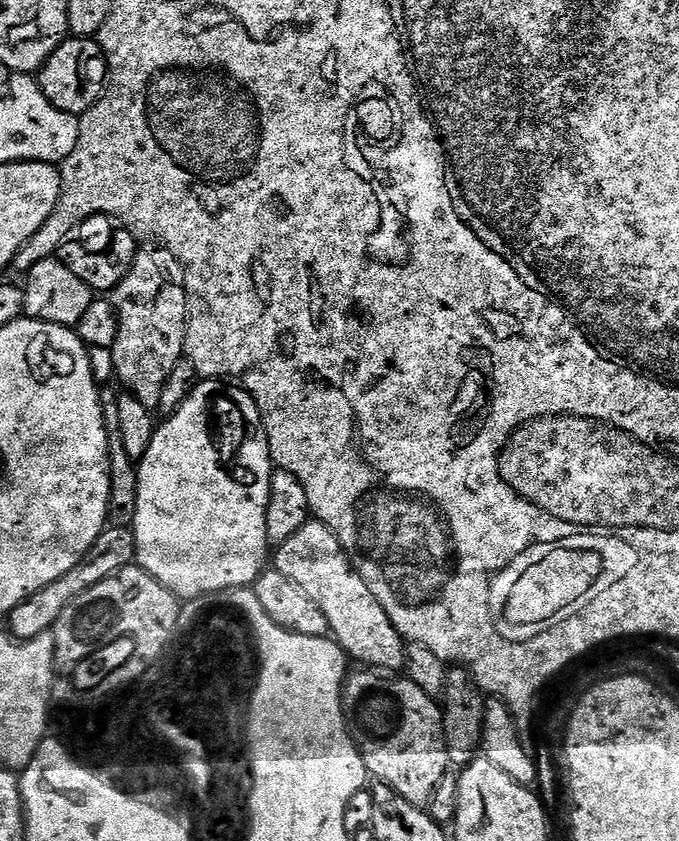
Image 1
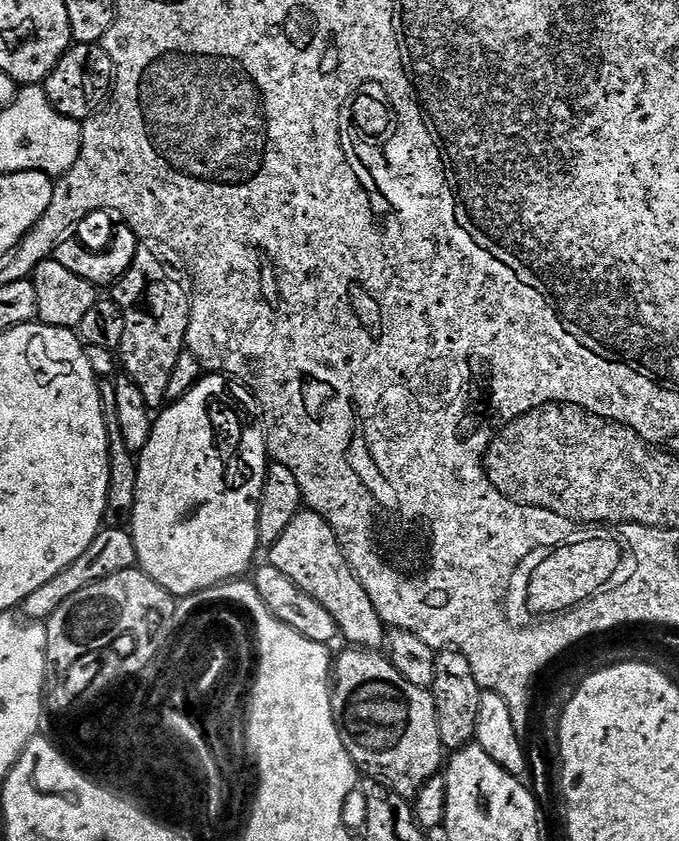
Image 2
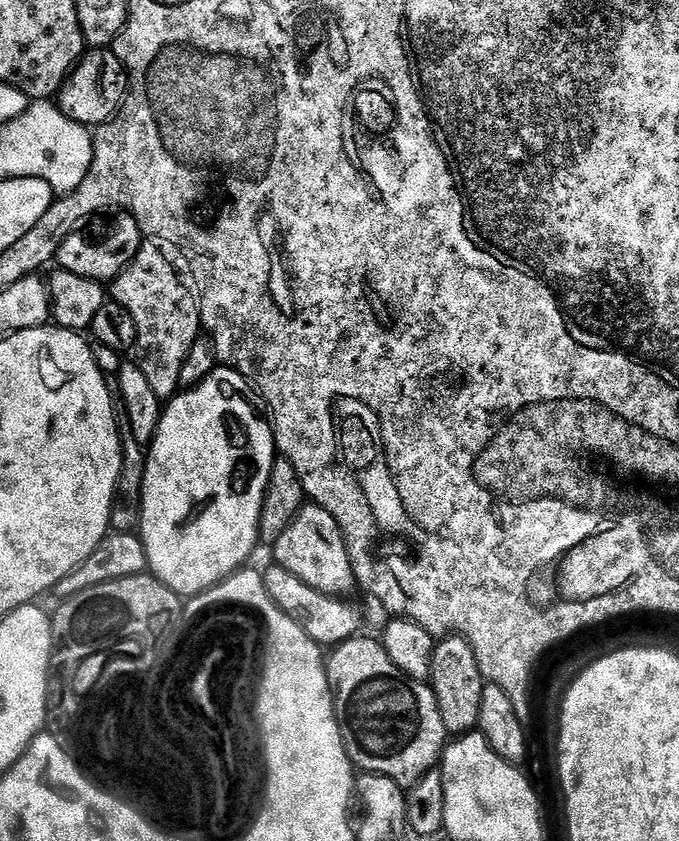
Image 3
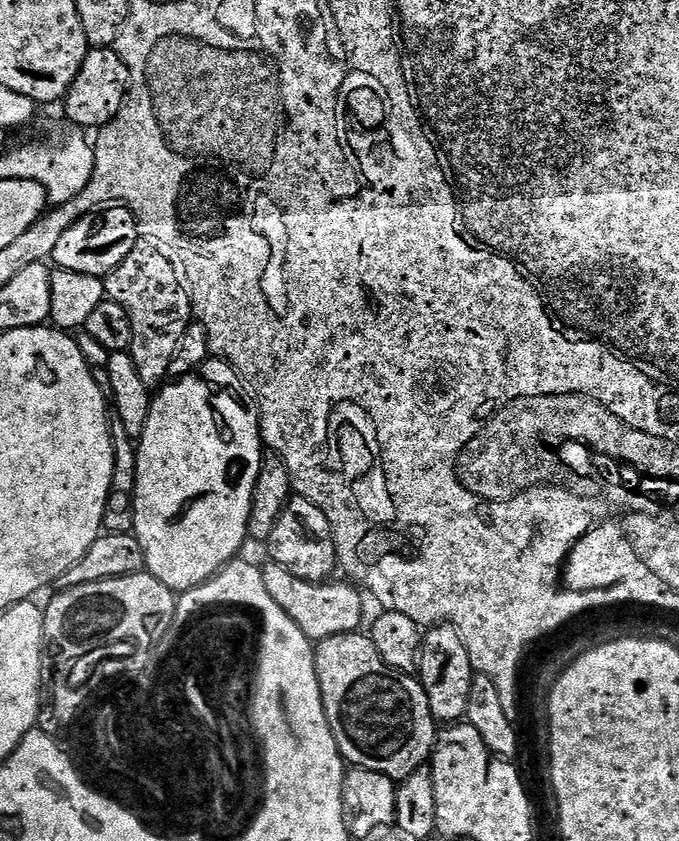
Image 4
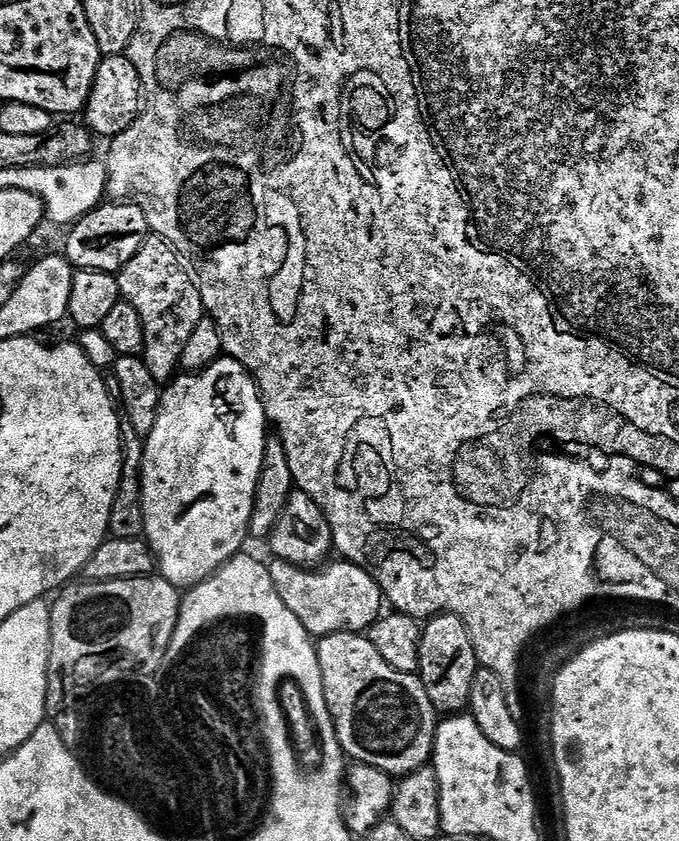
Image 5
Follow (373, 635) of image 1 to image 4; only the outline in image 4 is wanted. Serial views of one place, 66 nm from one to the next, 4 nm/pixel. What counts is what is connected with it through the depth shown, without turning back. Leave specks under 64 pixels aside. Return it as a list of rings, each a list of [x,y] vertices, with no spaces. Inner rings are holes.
[[[303,498],[289,500],[274,530],[268,535],[266,547],[271,563],[286,566],[290,574],[302,578],[311,584],[327,581],[328,576],[338,568],[338,555],[336,552],[336,535],[332,533],[332,523],[314,502]]]

